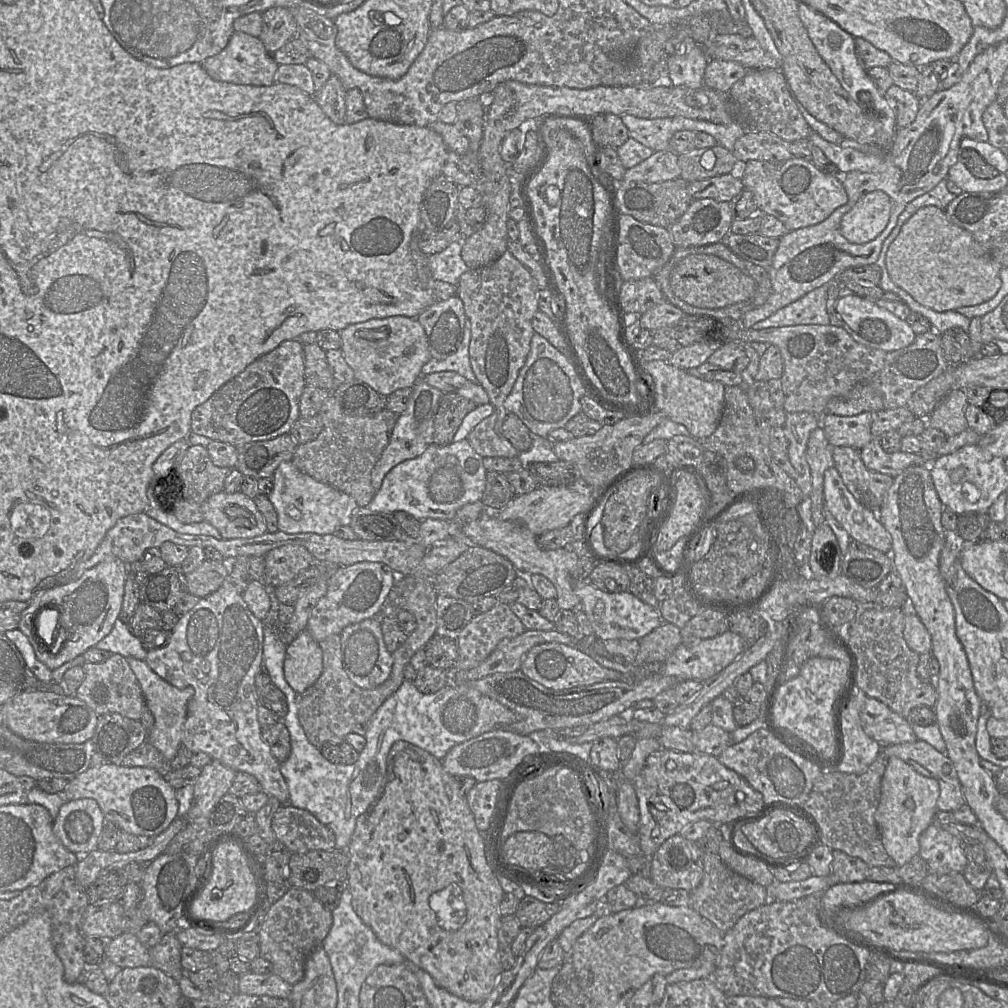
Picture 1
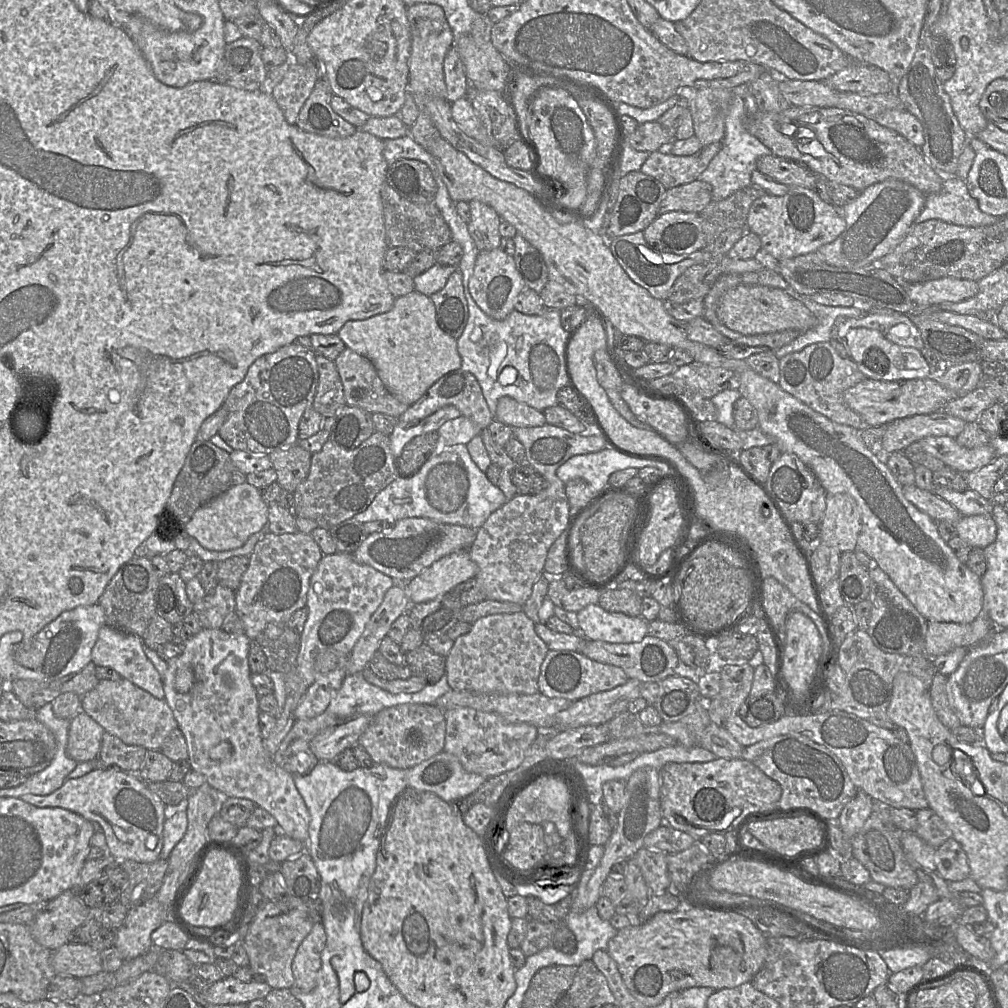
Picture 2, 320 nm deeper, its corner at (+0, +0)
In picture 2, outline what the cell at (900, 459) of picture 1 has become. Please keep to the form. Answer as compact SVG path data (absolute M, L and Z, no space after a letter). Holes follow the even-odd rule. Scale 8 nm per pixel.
M933 485L933 492L953 505L962 516L992 515L994 503L969 488L964 492L957 492L949 489L934 489Z

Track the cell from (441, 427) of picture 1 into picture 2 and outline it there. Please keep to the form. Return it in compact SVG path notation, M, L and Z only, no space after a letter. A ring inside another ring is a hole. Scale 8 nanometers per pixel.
M432 431L416 436L407 442L401 454L395 457L399 476L409 477L417 473L432 458L438 437L438 432Z

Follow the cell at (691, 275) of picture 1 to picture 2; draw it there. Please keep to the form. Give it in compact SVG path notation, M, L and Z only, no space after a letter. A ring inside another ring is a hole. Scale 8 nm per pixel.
M740 284L727 291L719 301L717 316L726 327L744 335L783 330L801 330L805 333L818 324L816 316L785 290L761 285Z

